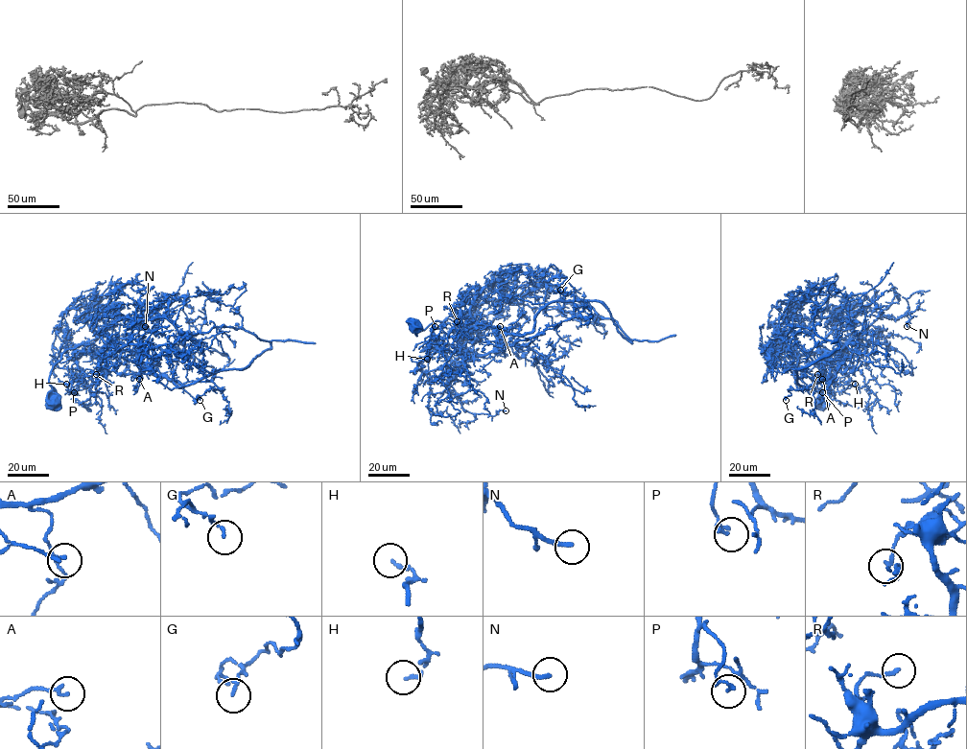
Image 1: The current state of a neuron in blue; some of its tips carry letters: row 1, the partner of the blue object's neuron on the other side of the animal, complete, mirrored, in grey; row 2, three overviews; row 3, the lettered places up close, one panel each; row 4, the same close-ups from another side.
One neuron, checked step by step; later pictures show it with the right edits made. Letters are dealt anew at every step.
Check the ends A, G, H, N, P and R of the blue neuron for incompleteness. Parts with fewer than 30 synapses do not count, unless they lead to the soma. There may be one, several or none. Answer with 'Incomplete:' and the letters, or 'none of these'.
Incomplete: none of these

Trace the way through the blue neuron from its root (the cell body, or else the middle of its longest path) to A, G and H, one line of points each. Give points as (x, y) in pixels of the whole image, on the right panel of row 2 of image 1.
A: (821, 403), (826, 353), (819, 344), (823, 352), (833, 350), (842, 360), (832, 383), (821, 370), (822, 379)
G: (821, 403), (819, 344), (842, 360), (832, 383), (820, 354), (841, 355), (835, 378), (790, 387), (786, 400)
H: (821, 403), (826, 353), (819, 344), (823, 352), (833, 350), (842, 360), (826, 379), (833, 392), (855, 384)

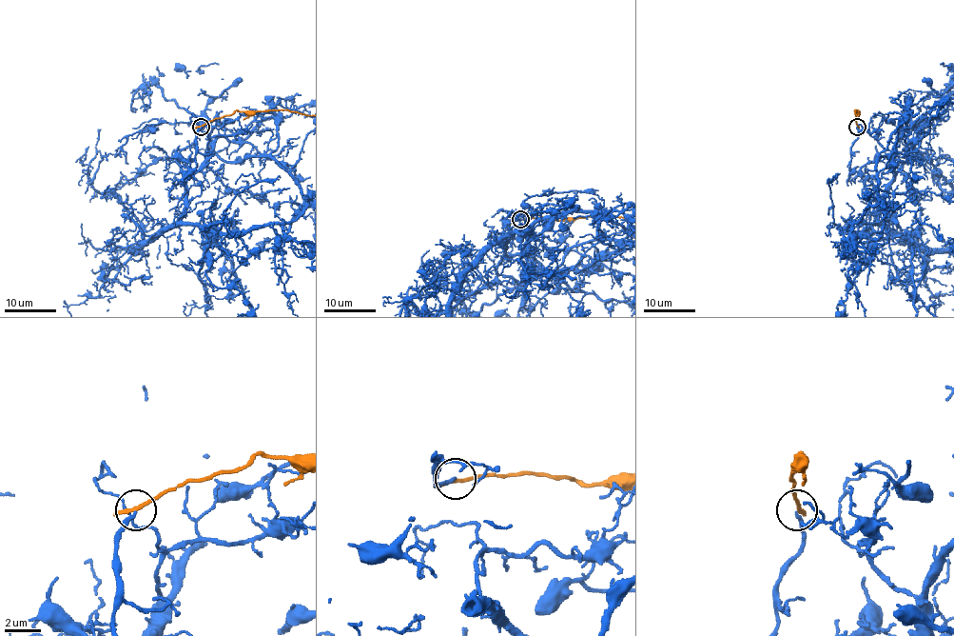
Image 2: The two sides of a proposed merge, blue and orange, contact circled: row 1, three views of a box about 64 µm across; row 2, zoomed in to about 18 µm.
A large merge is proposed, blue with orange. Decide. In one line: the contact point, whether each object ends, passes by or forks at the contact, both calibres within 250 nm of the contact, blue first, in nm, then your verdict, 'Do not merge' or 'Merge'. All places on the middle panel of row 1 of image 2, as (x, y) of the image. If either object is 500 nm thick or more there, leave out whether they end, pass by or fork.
Place: (520, 219). At the ring blue ends. At the ring orange ends. Thickness 200 nm (blue) against 240 nm. Do not merge

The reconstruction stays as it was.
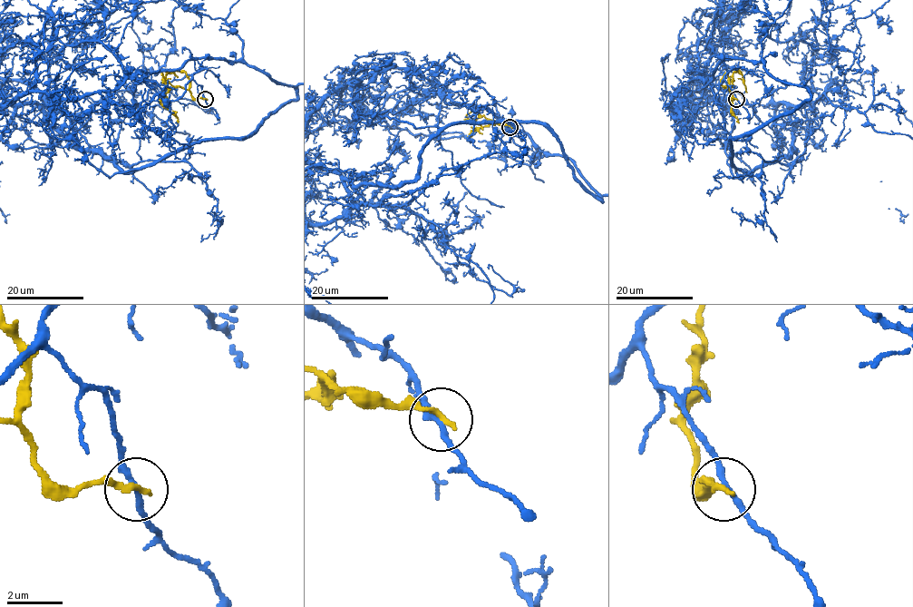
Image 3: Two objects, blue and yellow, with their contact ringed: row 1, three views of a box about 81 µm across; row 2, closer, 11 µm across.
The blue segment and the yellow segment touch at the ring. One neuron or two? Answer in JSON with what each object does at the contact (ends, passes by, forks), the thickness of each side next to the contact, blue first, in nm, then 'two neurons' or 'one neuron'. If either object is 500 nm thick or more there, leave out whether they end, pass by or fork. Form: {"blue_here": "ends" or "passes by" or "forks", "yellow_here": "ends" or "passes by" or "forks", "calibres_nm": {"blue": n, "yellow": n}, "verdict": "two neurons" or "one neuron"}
{"blue_here": "passes by", "yellow_here": "ends", "calibres_nm": {"blue": 200, "yellow": 220}, "verdict": "two neurons"}

